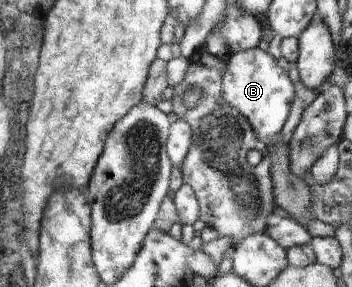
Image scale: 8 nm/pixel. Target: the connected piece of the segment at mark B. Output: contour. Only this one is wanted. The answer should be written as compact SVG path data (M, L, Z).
M260 48L232 53L226 61L222 91L226 104L244 114L262 142L270 144L274 136L282 130L294 100L294 84L288 78L289 72L282 69L271 54Z

